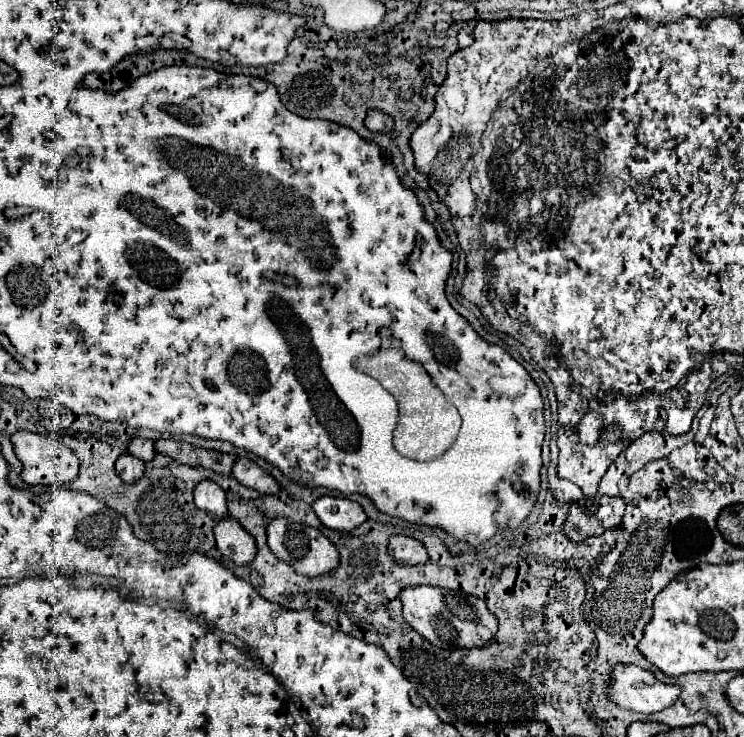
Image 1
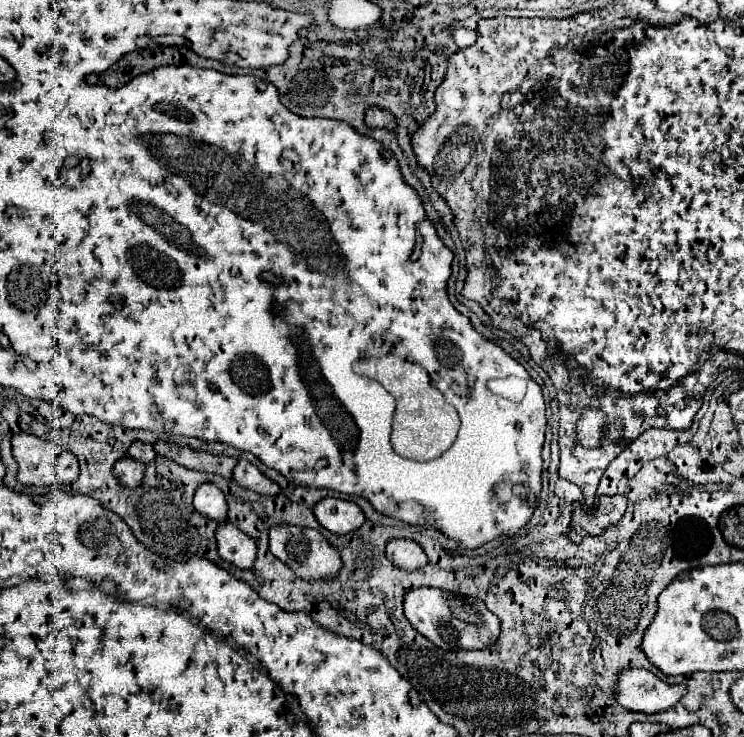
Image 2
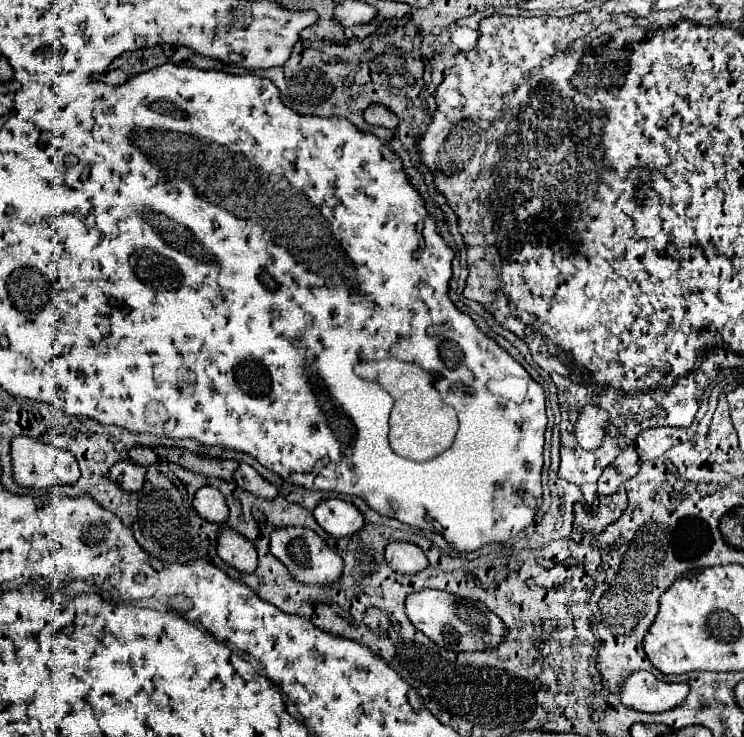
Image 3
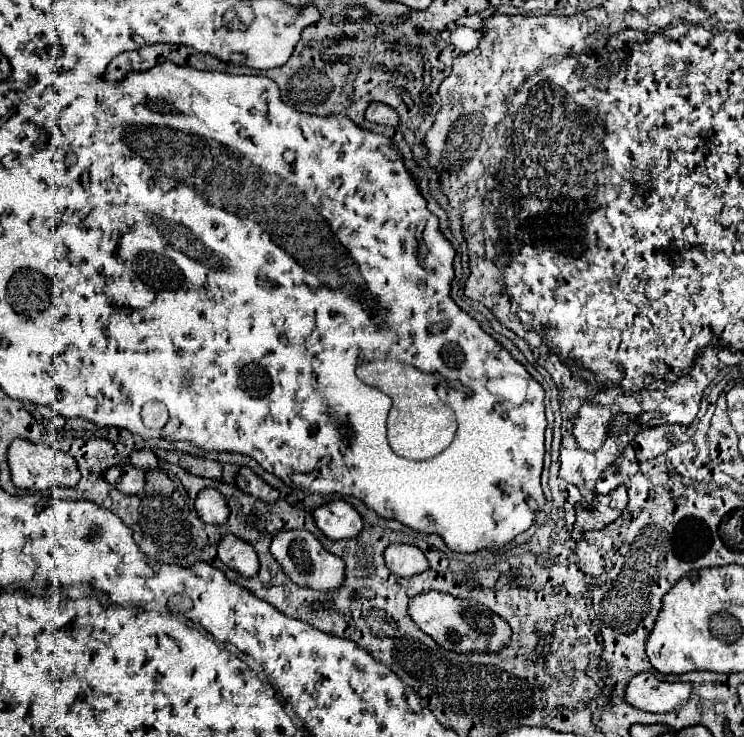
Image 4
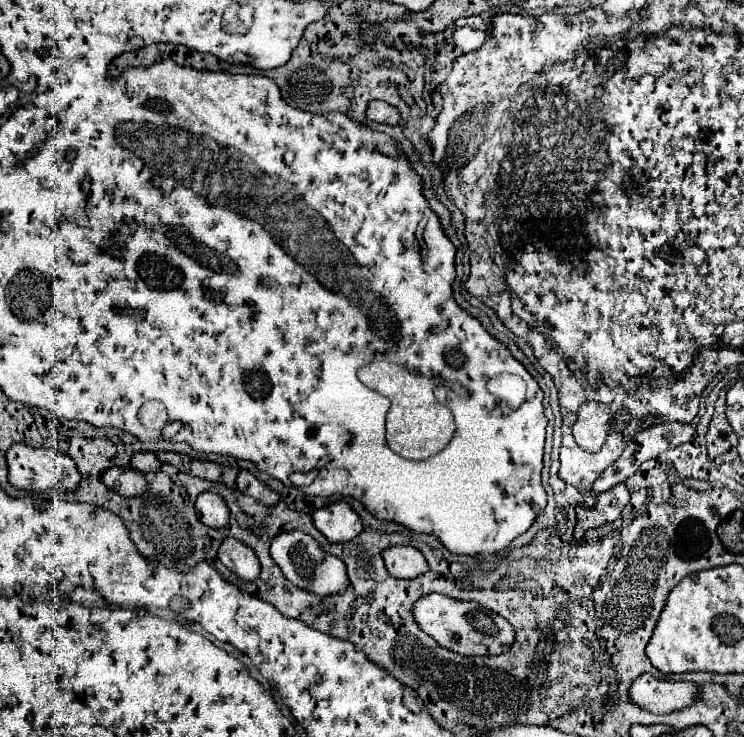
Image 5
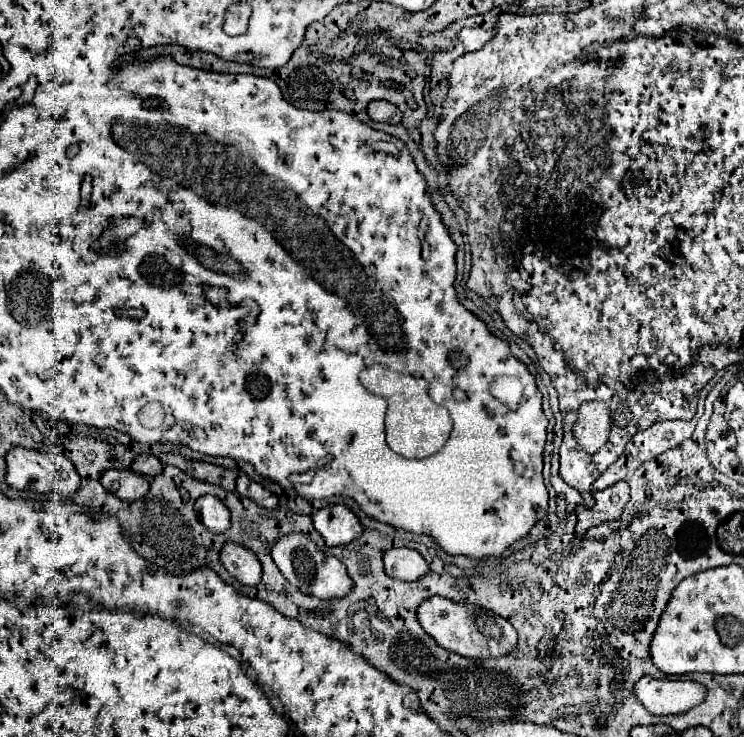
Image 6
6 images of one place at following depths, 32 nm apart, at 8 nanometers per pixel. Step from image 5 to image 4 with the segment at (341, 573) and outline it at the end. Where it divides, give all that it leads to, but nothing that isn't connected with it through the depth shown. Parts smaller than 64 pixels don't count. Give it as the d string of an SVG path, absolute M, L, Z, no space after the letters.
M282 530L272 536L270 544L272 556L282 564L284 572L290 576L292 582L300 586L308 586L320 592L334 590L342 584L344 580L344 562L340 556L328 552L322 542L308 530Z

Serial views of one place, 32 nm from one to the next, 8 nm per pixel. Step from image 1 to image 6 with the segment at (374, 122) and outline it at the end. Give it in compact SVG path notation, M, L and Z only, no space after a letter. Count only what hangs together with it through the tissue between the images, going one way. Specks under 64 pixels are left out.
M372 100L368 104L368 116L376 122L388 122L388 124L398 124L402 120L402 112L384 100Z

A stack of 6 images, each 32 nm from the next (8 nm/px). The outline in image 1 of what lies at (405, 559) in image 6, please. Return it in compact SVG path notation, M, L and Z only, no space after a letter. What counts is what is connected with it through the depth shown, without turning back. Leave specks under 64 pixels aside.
M392 536L390 538L390 546L388 546L390 554L408 564L408 566L416 566L416 564L424 564L428 560L428 552L424 548L424 544L416 538L410 538L410 536Z

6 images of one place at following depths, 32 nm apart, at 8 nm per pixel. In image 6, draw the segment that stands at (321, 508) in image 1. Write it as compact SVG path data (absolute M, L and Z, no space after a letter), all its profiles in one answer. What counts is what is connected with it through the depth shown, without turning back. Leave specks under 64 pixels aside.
M332 504L312 514L314 528L324 536L328 546L348 544L362 534L358 516L344 504Z

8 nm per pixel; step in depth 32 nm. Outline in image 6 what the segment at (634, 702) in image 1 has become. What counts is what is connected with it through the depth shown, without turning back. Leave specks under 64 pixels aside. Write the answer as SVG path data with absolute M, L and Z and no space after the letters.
M642 676L634 684L634 694L652 714L680 714L698 706L706 698L706 688L698 682L674 682Z

